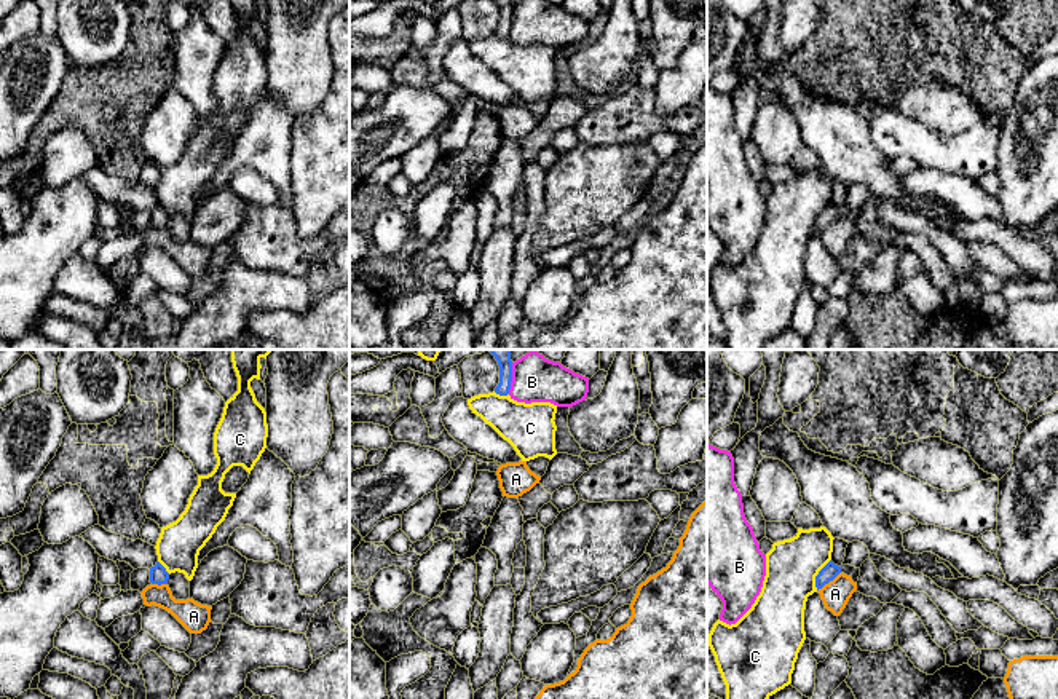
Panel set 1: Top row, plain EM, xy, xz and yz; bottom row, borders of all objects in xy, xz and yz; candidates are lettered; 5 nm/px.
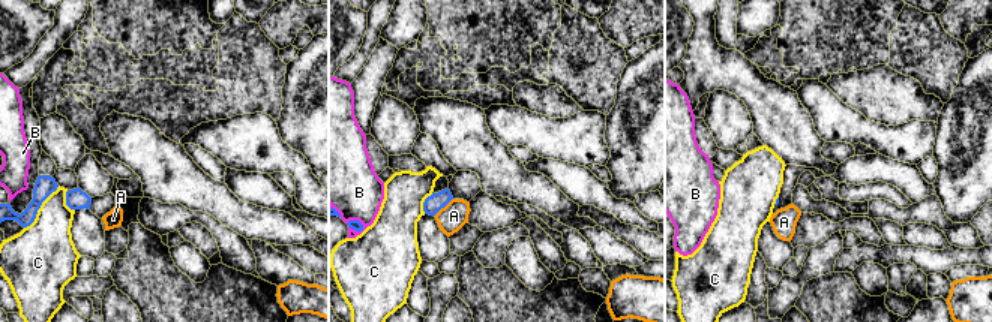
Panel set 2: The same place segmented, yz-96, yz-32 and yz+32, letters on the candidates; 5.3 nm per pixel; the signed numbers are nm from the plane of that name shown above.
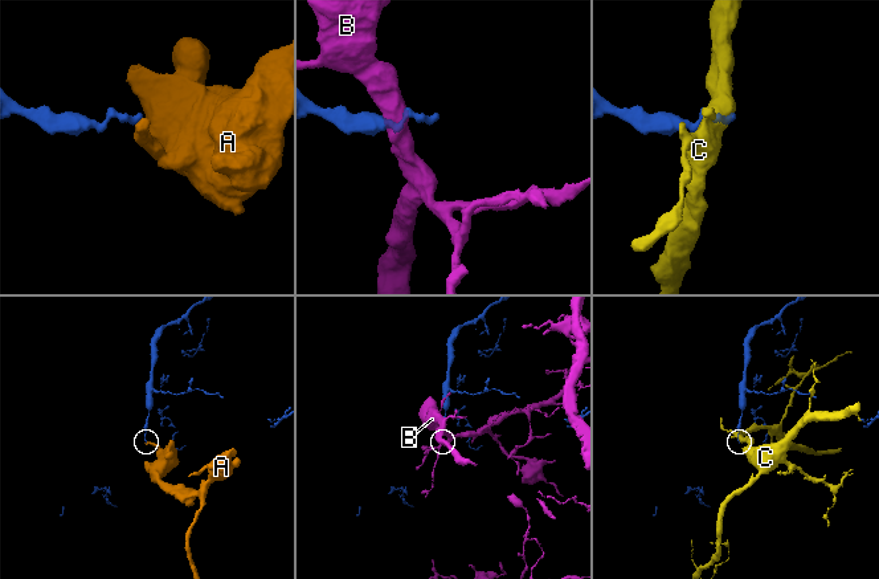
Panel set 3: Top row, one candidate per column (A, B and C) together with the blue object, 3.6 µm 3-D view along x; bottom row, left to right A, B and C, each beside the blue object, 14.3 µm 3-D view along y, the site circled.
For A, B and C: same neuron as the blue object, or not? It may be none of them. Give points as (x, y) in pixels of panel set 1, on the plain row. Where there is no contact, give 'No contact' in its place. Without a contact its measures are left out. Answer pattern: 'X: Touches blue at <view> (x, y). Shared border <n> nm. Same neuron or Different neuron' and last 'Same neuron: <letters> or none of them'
A: Touches blue at yz (829, 224). Shared border 150 nm. Different neuron
B: Touches blue at xz (511, 21). Shared border 160 nm. Different neuron
C: Touches blue at yz (817, 217). Shared border 180 nm. Different neuron
Same neuron: none of them

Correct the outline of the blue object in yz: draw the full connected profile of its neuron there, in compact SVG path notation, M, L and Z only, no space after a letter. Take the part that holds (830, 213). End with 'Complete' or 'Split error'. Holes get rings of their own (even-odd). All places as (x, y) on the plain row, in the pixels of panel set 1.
M831 203L819 214L815 219L815 230L817 233L822 231L825 227L833 223L841 215L841 209L835 207Z. Complete

